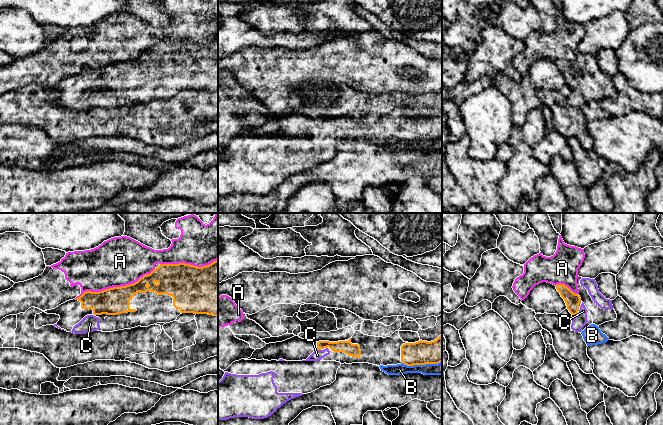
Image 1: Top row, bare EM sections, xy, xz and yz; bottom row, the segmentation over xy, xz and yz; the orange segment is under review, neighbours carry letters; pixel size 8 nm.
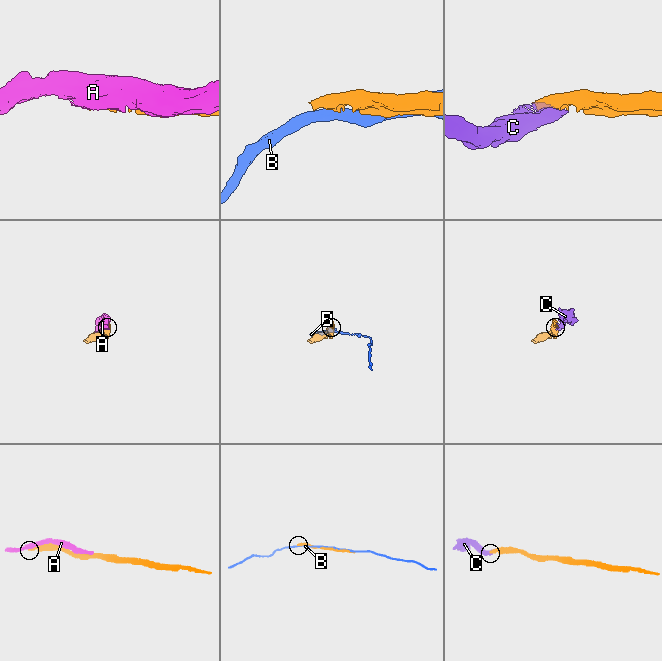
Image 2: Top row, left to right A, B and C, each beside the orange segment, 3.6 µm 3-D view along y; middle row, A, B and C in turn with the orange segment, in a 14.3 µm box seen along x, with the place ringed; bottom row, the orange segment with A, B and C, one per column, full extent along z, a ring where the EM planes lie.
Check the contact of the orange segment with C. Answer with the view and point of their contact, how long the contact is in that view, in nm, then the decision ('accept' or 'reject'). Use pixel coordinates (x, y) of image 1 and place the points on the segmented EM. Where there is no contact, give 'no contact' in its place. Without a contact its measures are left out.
meets orange in xz at (319, 349); contact 30 nm long; accept

